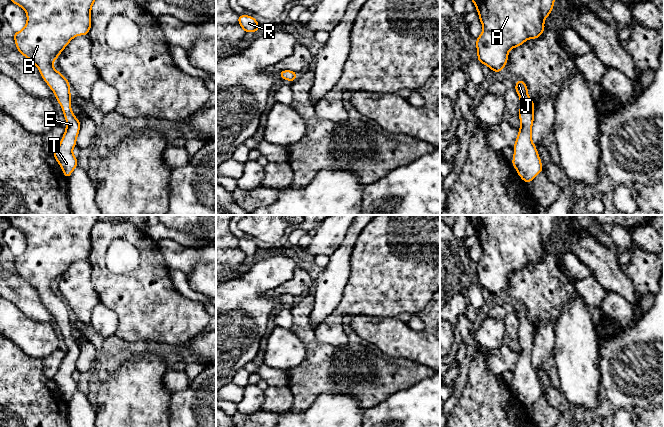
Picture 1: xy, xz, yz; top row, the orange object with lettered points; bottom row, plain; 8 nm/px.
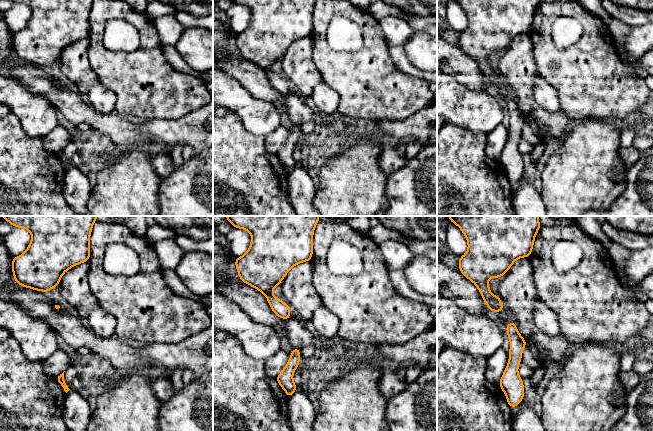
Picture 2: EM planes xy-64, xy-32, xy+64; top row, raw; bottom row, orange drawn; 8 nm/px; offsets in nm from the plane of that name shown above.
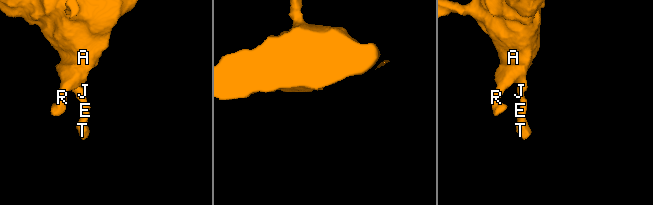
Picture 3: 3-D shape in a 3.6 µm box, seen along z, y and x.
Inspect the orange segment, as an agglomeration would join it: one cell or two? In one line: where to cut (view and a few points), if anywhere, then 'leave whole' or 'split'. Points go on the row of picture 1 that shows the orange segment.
no cut | leave whole

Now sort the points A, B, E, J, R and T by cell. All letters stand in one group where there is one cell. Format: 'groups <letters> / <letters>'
groups A B E J R T

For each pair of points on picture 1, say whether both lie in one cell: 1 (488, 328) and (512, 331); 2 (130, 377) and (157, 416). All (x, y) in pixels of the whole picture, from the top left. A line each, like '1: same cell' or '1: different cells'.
1: different cells
2: same cell

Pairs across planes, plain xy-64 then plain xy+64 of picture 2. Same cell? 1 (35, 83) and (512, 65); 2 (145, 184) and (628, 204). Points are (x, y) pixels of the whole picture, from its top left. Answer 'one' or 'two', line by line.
1: two
2: two

